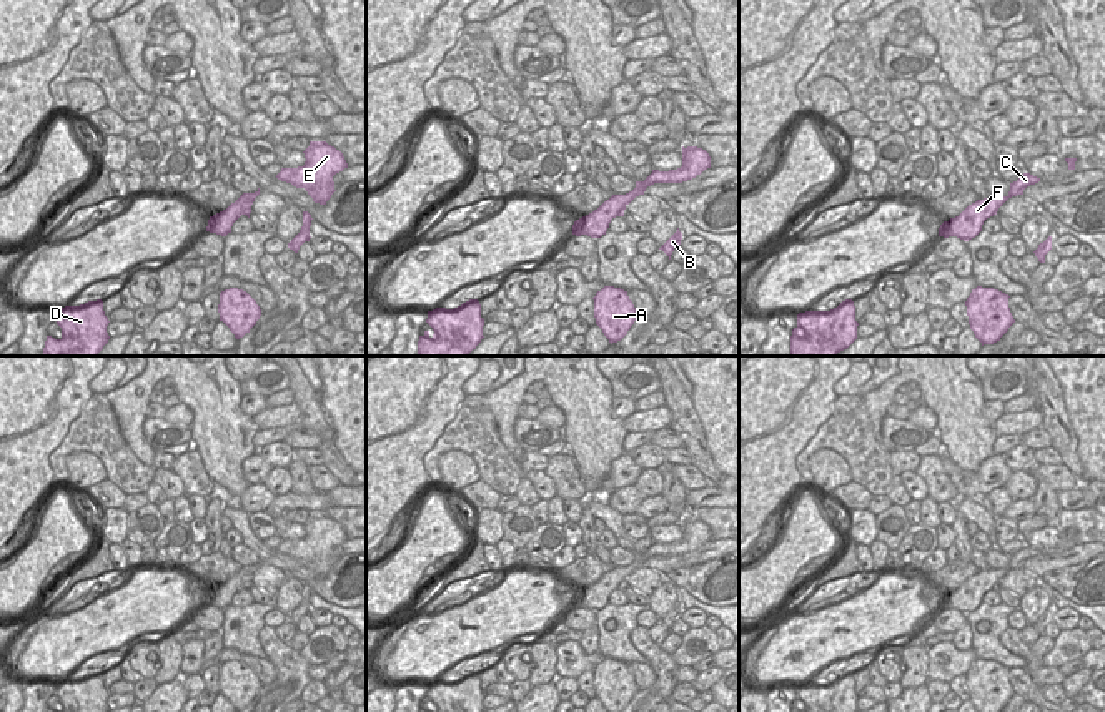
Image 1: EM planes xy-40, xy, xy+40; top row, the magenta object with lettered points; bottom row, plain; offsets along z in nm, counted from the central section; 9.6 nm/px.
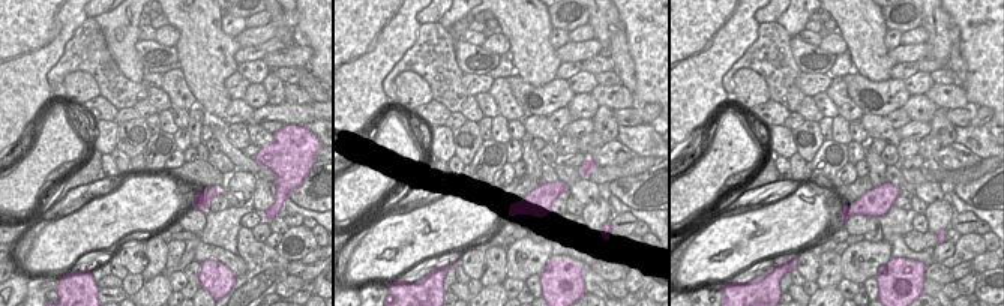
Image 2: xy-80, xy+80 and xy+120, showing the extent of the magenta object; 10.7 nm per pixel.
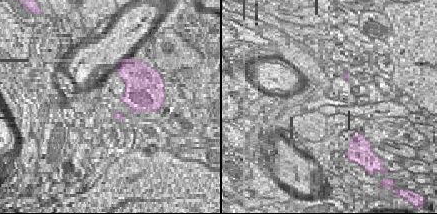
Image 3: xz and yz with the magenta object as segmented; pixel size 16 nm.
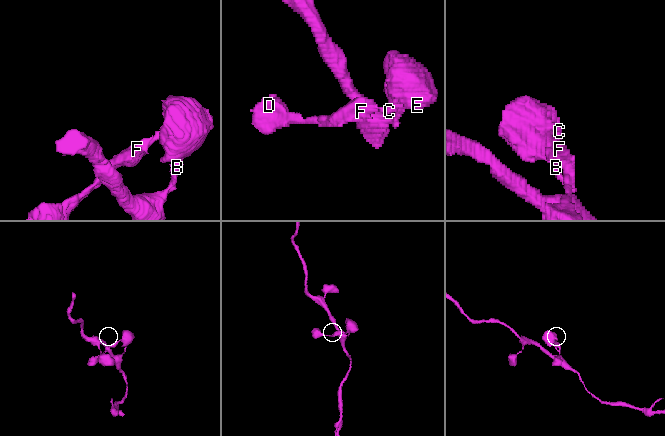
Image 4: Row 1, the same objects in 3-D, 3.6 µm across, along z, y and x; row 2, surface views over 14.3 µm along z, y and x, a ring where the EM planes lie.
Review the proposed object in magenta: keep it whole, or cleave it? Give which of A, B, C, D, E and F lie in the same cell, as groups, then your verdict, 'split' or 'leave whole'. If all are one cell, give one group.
groups A B C D E F; leave whole

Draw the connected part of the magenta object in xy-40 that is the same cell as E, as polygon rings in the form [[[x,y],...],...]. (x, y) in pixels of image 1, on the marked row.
[[[310,141],[303,153],[306,158],[303,166],[281,168],[276,178],[305,188],[315,203],[326,205],[336,191],[333,176],[348,168],[348,163],[343,153],[326,141]]]

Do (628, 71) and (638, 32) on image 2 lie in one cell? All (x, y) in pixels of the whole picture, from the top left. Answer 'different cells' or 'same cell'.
different cells

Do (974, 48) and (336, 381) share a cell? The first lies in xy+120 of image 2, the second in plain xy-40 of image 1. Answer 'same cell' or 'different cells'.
same cell

